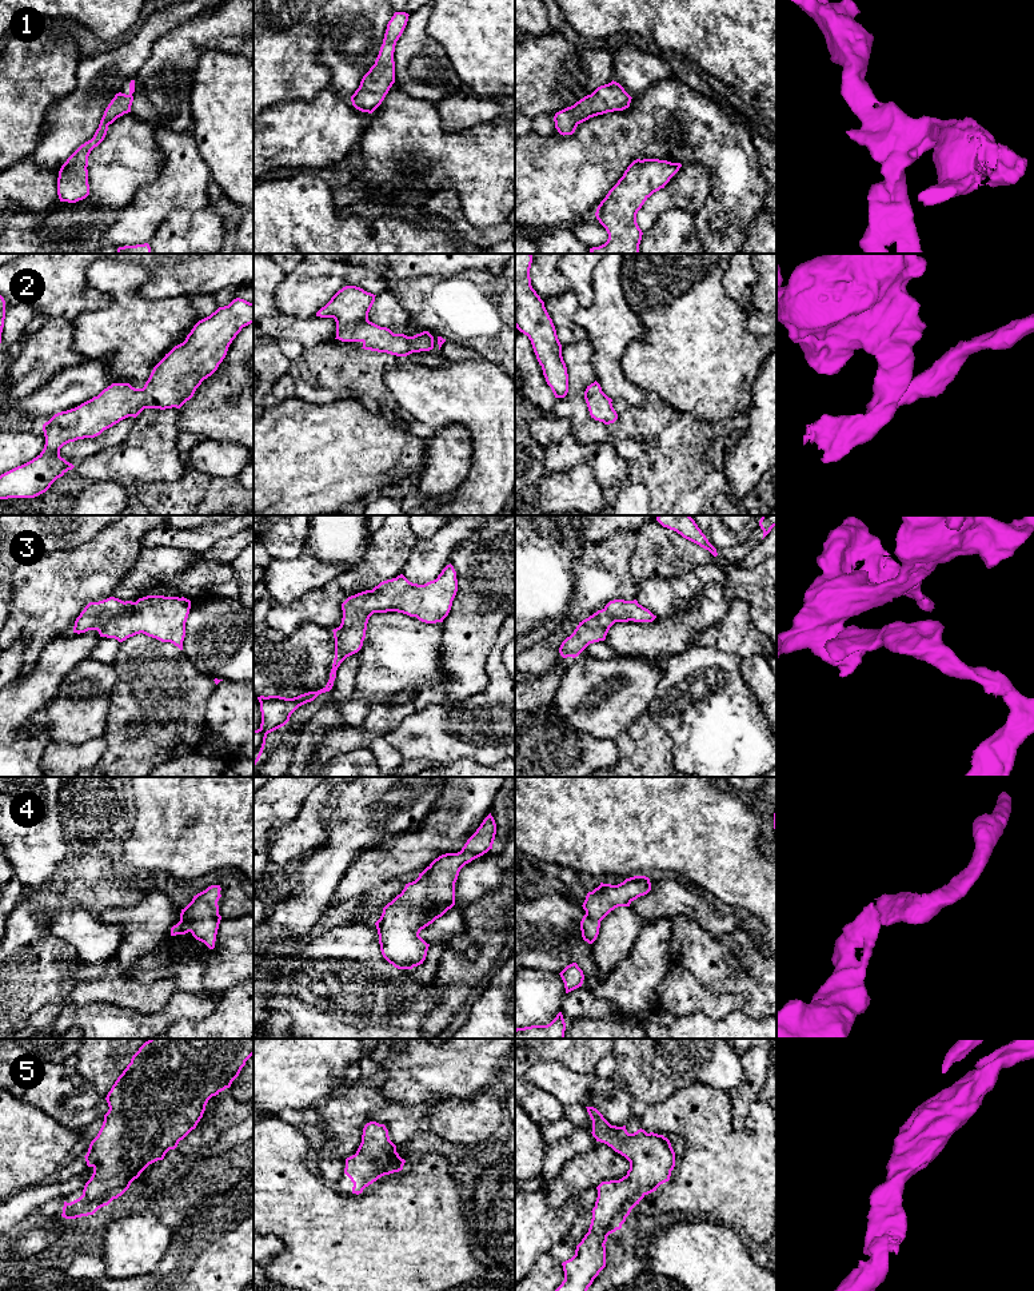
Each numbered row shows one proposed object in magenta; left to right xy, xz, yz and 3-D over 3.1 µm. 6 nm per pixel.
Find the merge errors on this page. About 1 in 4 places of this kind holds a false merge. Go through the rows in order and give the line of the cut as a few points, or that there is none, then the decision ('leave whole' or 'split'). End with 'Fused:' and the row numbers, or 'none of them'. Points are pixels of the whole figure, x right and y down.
1: no cut; leave whole
2: no cut; leave whole
3: no cut; leave whole
4: no cut; leave whole
5: no cut; leave whole
Fused: none of them

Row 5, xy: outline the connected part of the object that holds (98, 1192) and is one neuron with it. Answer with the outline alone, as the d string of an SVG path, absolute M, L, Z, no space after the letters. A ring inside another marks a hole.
M149 1039L145 1041L105 1097L109 1109L84 1156L87 1166L93 1168L93 1174L79 1199L64 1202L61 1216L76 1219L93 1215L99 1208L121 1196L149 1164L163 1160L169 1149L175 1149L179 1141L196 1128L208 1100L231 1087L252 1055L253 1039Z

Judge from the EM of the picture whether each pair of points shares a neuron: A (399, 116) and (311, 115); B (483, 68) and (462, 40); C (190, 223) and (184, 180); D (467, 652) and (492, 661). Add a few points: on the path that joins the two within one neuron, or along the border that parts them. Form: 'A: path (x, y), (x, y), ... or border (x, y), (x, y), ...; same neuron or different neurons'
A: border (372, 114), (359, 142); different neurons
B: path (483, 62), (468, 47); same neuron
C: border (210, 206), (202, 210), (172, 210), (160, 224); different neurons
D: border (499, 630), (486, 662), (487, 684), (479, 690); different neurons

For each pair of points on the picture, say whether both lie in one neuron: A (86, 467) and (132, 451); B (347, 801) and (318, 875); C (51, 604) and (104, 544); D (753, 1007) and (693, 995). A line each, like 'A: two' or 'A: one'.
A: one
B: one
C: one
D: two

